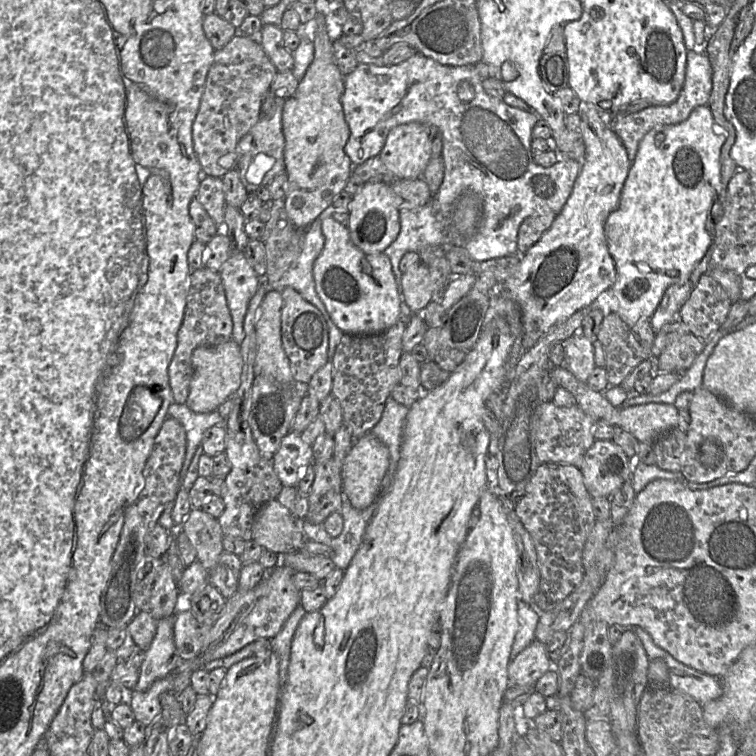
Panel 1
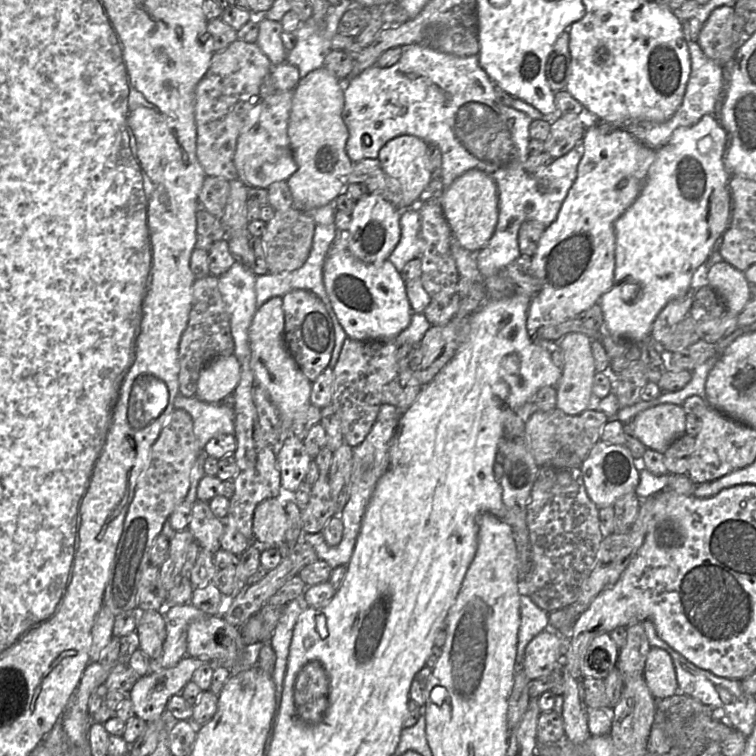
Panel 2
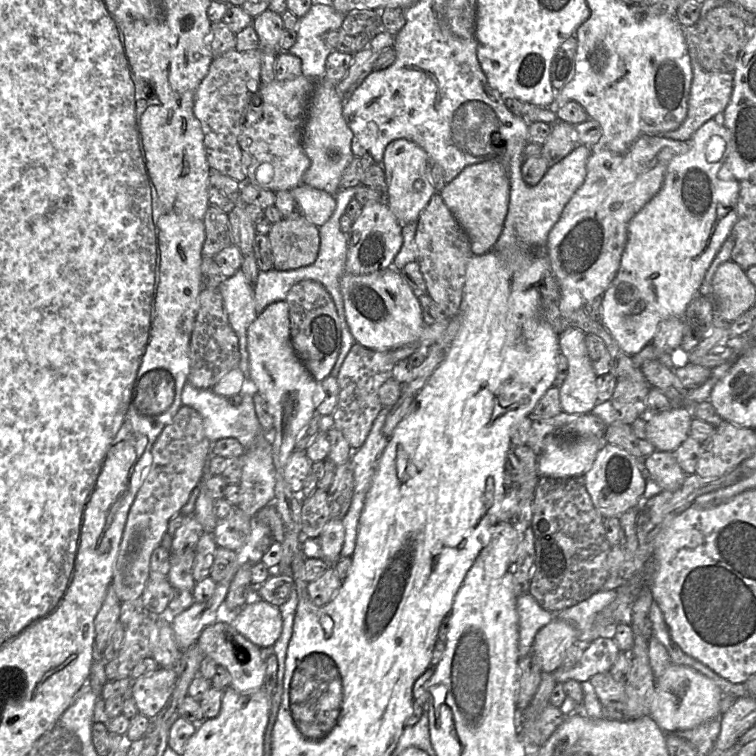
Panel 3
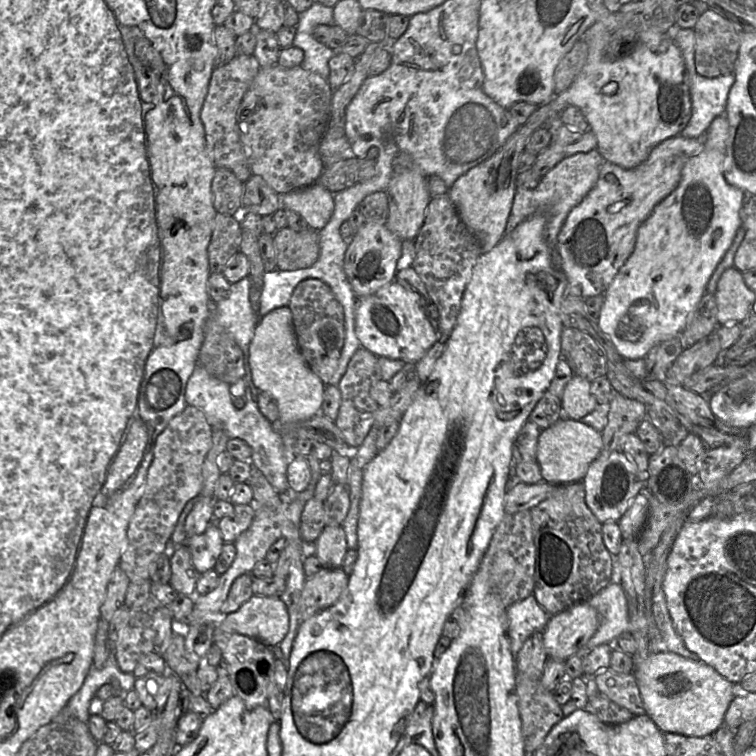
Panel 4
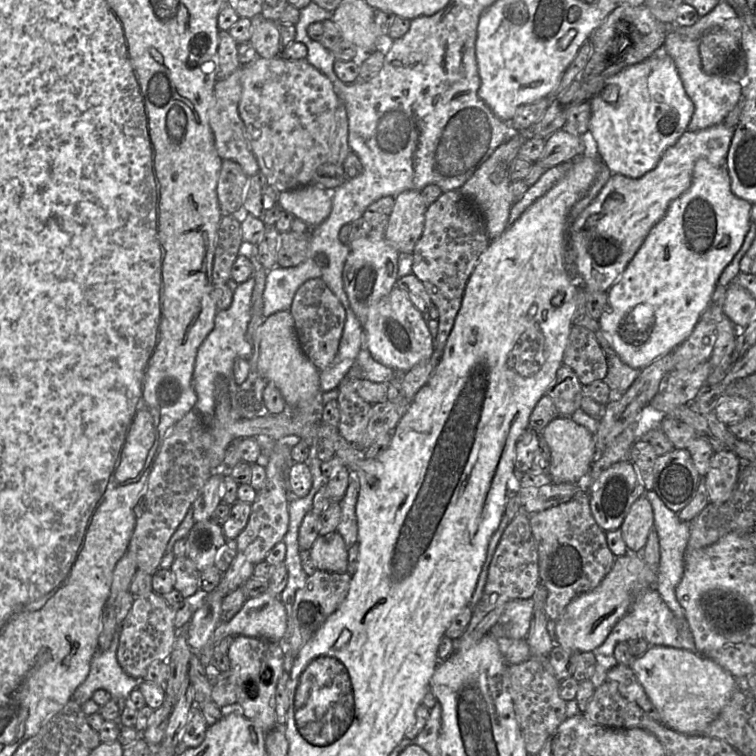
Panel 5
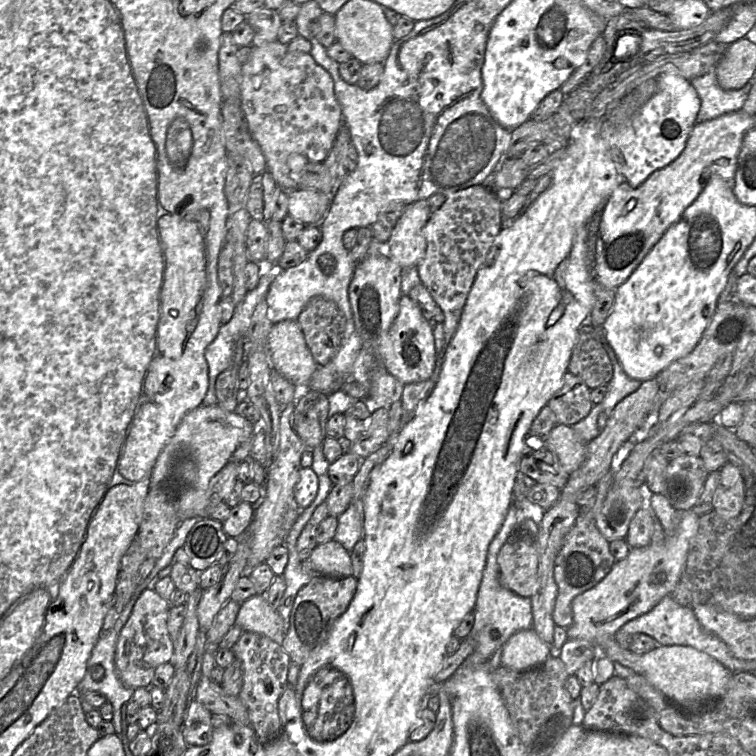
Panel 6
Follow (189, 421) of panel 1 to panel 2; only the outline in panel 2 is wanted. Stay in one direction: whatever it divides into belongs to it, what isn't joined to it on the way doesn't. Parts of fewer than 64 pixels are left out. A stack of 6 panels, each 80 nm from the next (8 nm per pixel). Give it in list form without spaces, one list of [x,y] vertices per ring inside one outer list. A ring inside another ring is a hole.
[[[178,394],[174,408],[187,411],[193,420],[193,431],[201,450],[206,443],[218,434],[235,432],[235,412],[221,403],[207,403],[197,397],[185,397]]]

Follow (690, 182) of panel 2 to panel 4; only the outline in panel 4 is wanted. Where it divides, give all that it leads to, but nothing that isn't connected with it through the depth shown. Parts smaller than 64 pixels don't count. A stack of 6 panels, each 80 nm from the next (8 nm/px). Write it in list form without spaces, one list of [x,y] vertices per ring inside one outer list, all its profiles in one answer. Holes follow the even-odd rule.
[[[725,113],[716,117],[711,122],[709,128],[703,135],[703,138],[703,150],[699,154],[691,157],[685,163],[681,172],[681,179],[678,186],[667,197],[660,201],[649,216],[640,224],[636,234],[634,249],[631,255],[620,268],[614,280],[604,293],[604,303],[601,308],[598,325],[600,329],[611,338],[615,348],[625,360],[645,358],[648,352],[656,344],[674,336],[681,335],[689,316],[692,314],[695,307],[705,294],[706,286],[712,273],[731,246],[737,230],[741,227],[740,210],[742,208],[746,193],[741,189],[730,185],[724,176],[724,162],[726,159],[725,155],[727,149],[727,140],[729,138],[729,122]]]

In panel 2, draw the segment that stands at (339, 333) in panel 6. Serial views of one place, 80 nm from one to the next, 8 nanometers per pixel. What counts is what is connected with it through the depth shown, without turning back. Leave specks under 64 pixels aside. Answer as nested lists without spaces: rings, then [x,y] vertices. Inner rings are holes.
[[[290,291],[282,297],[282,300],[287,348],[303,374],[313,383],[329,365],[331,359],[335,345],[332,320],[322,301],[309,291]]]

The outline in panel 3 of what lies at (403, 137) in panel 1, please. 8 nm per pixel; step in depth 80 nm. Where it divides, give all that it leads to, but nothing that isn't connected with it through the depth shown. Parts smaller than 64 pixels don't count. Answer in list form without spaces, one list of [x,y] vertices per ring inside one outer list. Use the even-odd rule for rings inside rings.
[[[397,139],[386,146],[382,167],[386,177],[386,203],[389,209],[401,227],[417,222],[421,212],[432,195],[435,194],[435,189],[430,180],[429,157],[427,153],[411,140]]]

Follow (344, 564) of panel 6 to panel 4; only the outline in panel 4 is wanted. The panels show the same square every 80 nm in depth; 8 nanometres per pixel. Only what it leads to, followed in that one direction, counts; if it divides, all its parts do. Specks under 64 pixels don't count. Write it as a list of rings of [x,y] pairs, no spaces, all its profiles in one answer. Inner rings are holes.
[[[342,525],[325,526],[315,541],[316,554],[324,568],[341,568],[348,551]]]

